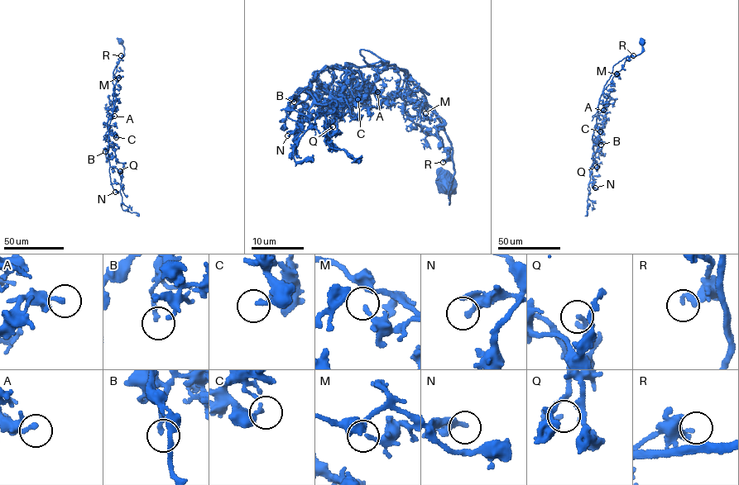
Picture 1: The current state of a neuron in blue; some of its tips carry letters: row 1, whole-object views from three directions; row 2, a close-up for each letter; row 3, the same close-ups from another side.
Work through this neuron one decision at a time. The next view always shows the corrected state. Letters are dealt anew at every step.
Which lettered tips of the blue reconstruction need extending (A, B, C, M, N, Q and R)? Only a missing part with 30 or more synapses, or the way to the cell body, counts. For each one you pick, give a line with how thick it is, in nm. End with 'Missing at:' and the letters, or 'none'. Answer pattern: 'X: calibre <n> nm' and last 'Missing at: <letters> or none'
Missing at: none

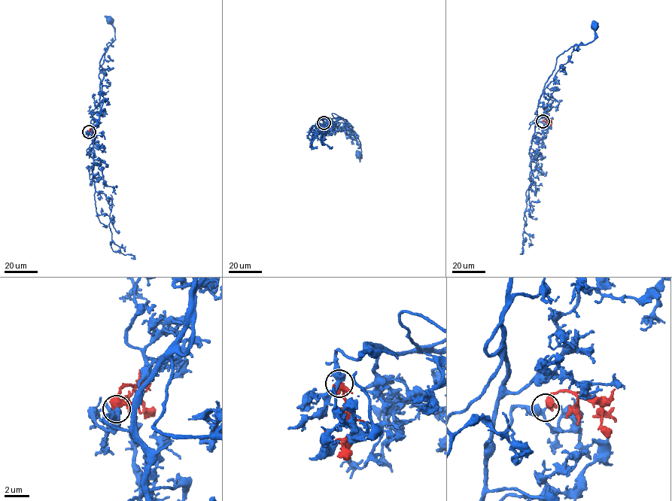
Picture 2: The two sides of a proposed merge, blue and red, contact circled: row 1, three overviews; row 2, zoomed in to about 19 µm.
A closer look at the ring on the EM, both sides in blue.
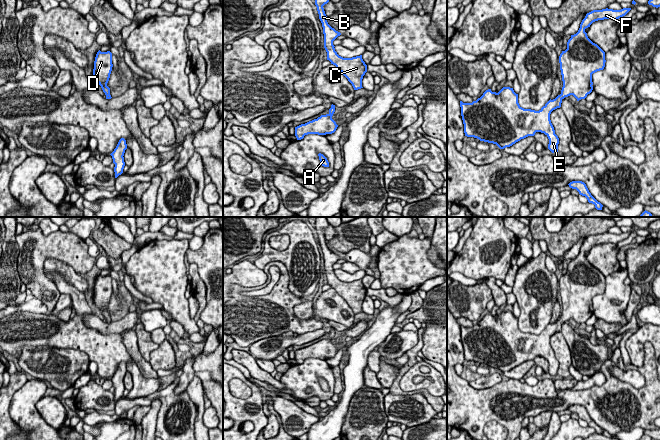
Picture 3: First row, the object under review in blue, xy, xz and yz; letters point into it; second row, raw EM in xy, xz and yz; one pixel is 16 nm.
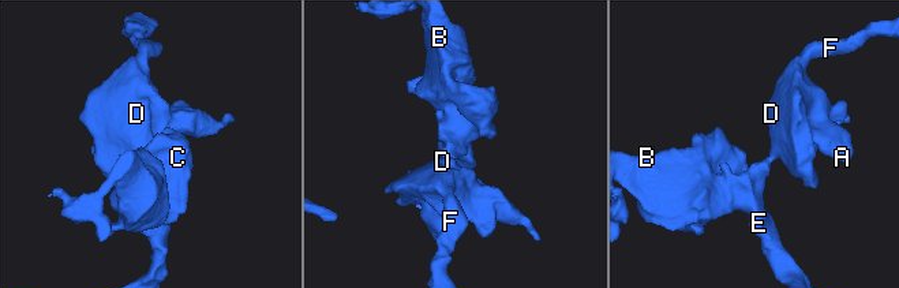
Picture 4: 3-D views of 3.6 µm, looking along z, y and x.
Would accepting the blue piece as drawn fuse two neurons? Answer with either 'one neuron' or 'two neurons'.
one neuron

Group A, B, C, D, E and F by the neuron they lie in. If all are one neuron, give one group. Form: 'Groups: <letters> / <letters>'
Groups: A B C D E F

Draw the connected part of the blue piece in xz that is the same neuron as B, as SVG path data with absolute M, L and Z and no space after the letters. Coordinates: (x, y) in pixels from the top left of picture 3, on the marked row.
M315 0L319 19L323 27L324 48L327 52L327 60L329 60L331 64L335 65L336 68L343 73L343 75L352 84L354 90L361 89L363 88L362 79L367 72L367 65L363 61L362 55L352 58L343 58L335 51L333 41L340 36L341 33L332 28L327 22L327 16L323 6L328 2L329 0Z

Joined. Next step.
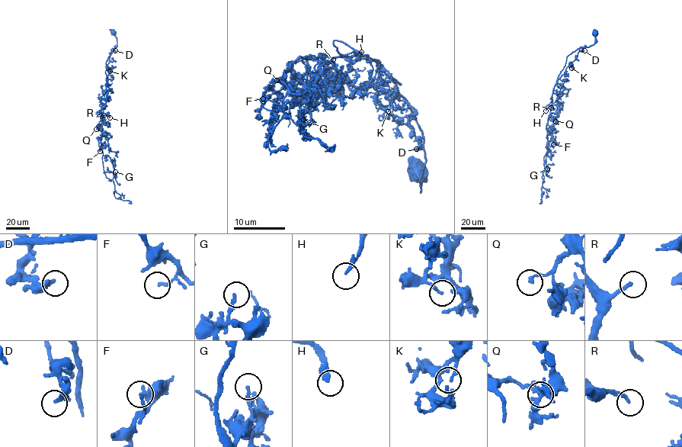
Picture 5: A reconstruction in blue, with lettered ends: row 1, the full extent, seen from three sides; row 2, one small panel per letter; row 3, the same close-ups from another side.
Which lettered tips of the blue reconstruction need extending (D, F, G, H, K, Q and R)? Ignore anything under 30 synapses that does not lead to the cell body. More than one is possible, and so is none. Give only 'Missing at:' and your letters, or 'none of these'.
Missing at: H, R

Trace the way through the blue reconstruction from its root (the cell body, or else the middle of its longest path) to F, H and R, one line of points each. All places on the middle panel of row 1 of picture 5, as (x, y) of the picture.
F: (417, 174), (419, 184), (424, 136), (415, 114), (389, 78), (399, 84), (365, 55), (300, 57), (263, 98)
H: (417, 174), (419, 184), (424, 136), (389, 78), (399, 84), (365, 55), (341, 56), (334, 42), (361, 52)
R: (417, 174), (419, 184), (424, 136), (406, 98), (389, 78), (399, 84), (365, 55), (319, 56), (333, 59)

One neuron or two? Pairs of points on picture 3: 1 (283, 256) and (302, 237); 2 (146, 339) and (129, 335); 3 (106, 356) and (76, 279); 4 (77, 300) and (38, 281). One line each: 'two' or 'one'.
1: one
2: two
3: two
4: two

